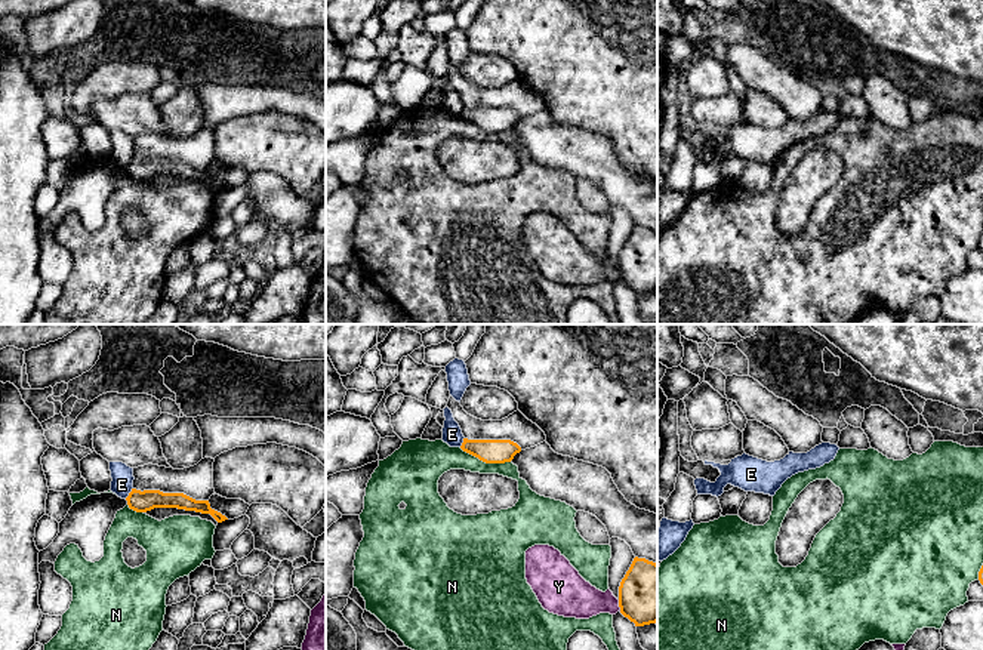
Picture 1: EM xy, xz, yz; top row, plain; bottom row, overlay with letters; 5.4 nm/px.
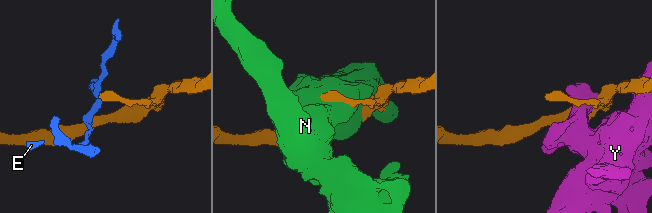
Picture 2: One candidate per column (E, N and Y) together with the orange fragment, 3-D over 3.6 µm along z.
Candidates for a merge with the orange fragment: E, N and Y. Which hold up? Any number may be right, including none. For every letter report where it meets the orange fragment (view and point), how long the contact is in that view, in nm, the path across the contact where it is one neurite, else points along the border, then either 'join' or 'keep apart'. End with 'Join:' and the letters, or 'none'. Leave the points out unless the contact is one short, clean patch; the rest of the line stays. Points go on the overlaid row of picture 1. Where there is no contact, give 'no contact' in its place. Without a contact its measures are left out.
E: meets orange in xy at (129, 493); contact 80 nm long; border along xy (132, 487), (125, 498); keep apart
N: meets orange in xz at (484, 461); contact 300 nm long; keep apart
Y: meets orange in xz at (619, 606); contact 70 nm long; keep apart
Join: none

